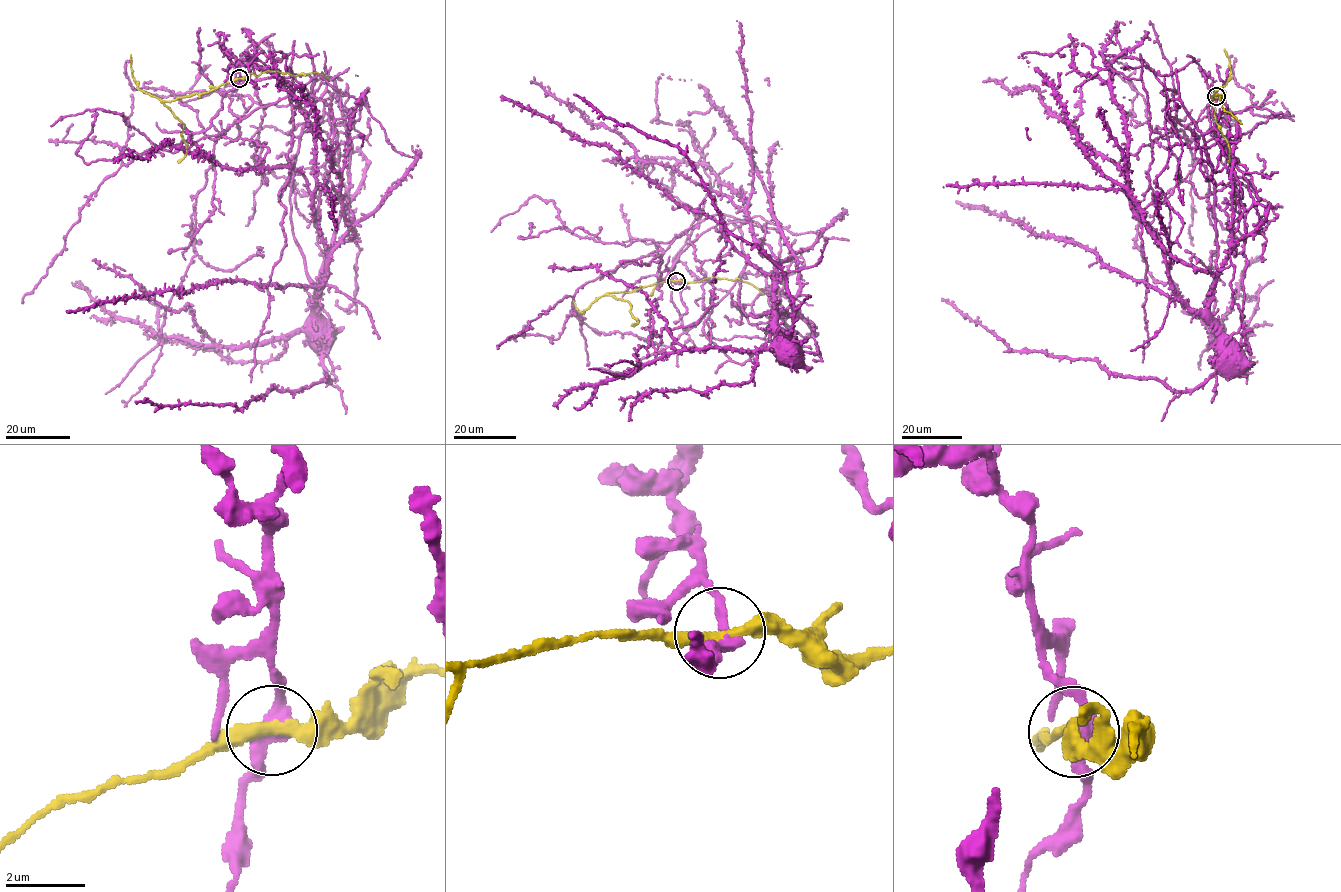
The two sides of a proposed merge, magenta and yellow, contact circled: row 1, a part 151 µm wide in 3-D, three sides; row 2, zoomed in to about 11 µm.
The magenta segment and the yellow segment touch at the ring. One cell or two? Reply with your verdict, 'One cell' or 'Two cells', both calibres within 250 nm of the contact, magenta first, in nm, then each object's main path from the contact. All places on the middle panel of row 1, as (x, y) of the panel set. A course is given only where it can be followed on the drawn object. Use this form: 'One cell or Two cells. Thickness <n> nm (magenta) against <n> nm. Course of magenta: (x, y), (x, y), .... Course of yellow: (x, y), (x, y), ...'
Two cells. Thickness 360 nm (magenta) against 280 nm. Course of magenta: (676, 281), (676, 258), (704, 283), (703, 332), (732, 361), (772, 332), (784, 353), (793, 341), (779, 355). Course of yellow: (676, 281), (607, 293), (630, 304), (630, 312), (638, 323), (631, 324)

